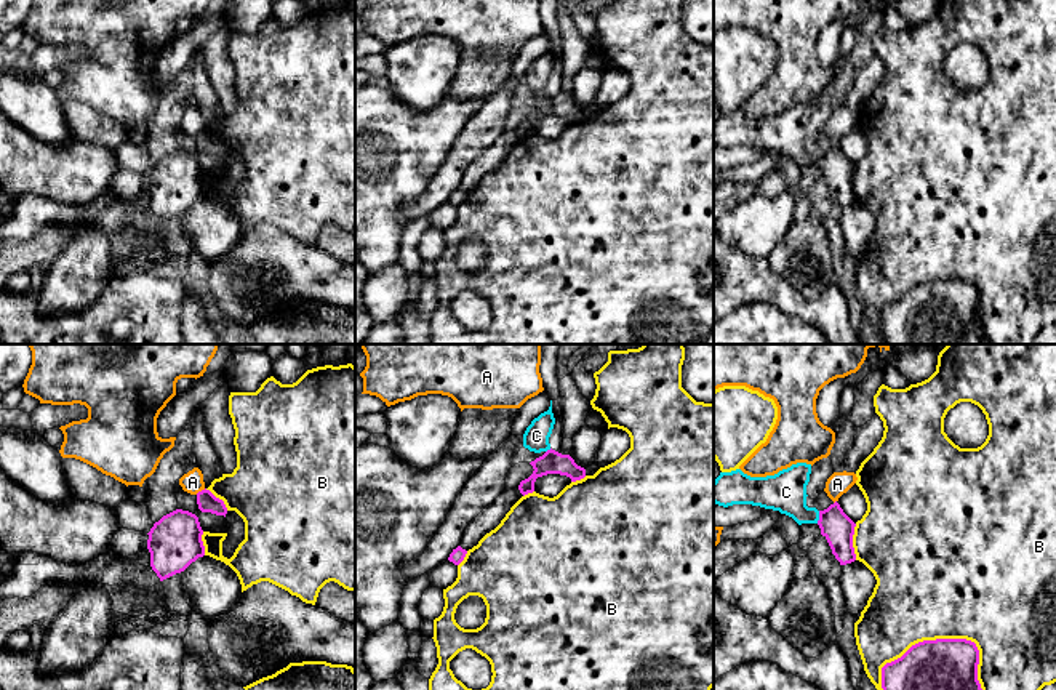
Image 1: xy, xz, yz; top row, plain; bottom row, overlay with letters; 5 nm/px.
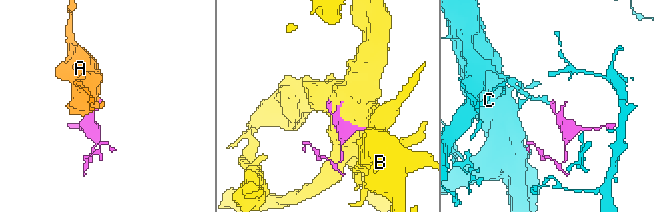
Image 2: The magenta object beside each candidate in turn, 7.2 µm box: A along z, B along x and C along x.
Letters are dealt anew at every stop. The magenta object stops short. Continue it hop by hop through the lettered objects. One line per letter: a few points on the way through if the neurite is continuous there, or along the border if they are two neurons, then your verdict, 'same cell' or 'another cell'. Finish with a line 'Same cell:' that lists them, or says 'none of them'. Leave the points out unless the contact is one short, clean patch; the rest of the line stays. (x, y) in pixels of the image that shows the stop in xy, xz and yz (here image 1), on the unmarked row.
A: border xy (205, 130), (196, 135); another cell
B: another cell
C: way yz (836, 167), (820, 159), (810, 157), (786, 133); same cell
Same cell: C

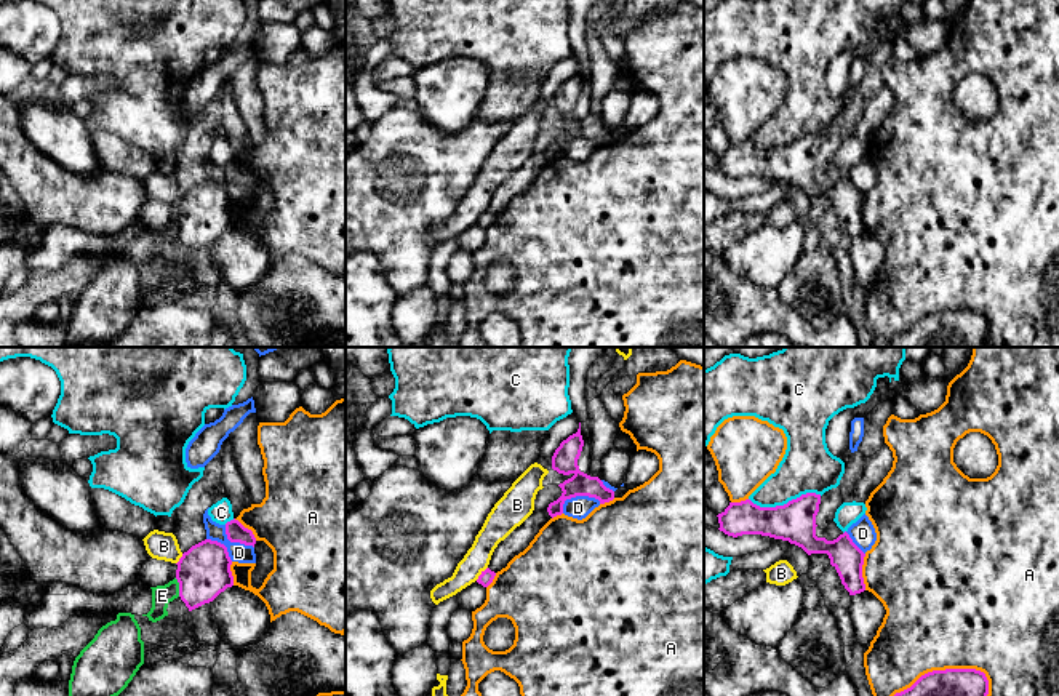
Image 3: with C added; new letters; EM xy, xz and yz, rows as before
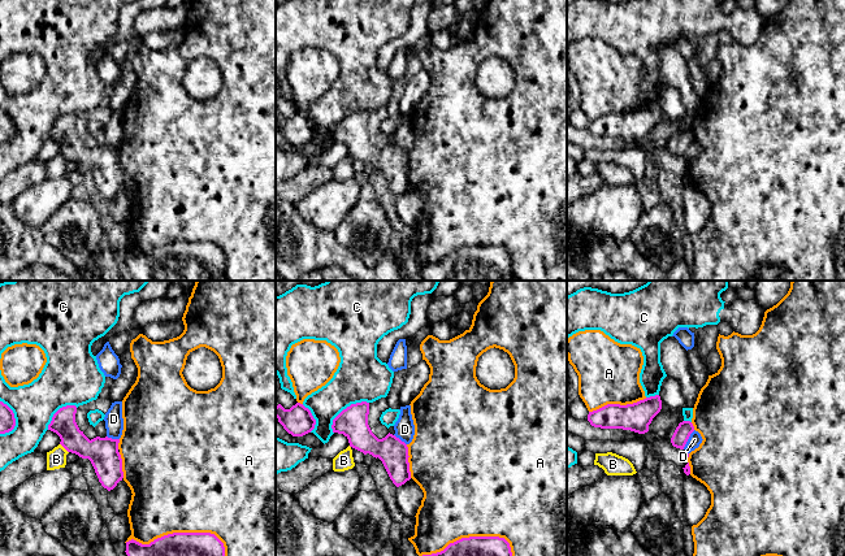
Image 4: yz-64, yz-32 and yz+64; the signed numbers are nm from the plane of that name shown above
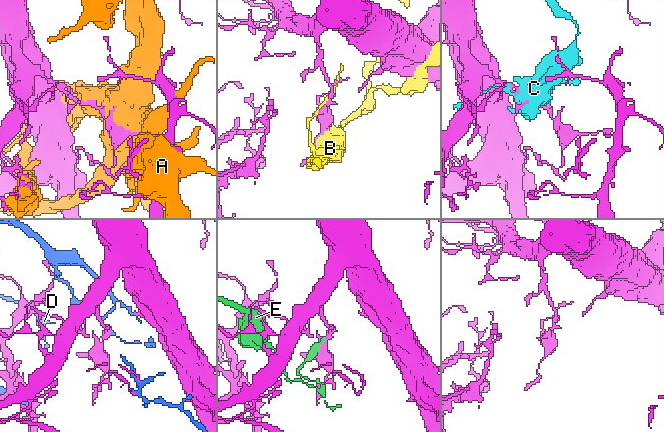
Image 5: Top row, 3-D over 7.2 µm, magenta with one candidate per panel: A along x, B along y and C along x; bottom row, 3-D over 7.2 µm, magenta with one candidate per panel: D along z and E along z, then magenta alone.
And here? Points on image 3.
A: another cell
B: another cell
C: another cell
D: another cell
E: another cell
Same cell: none of them

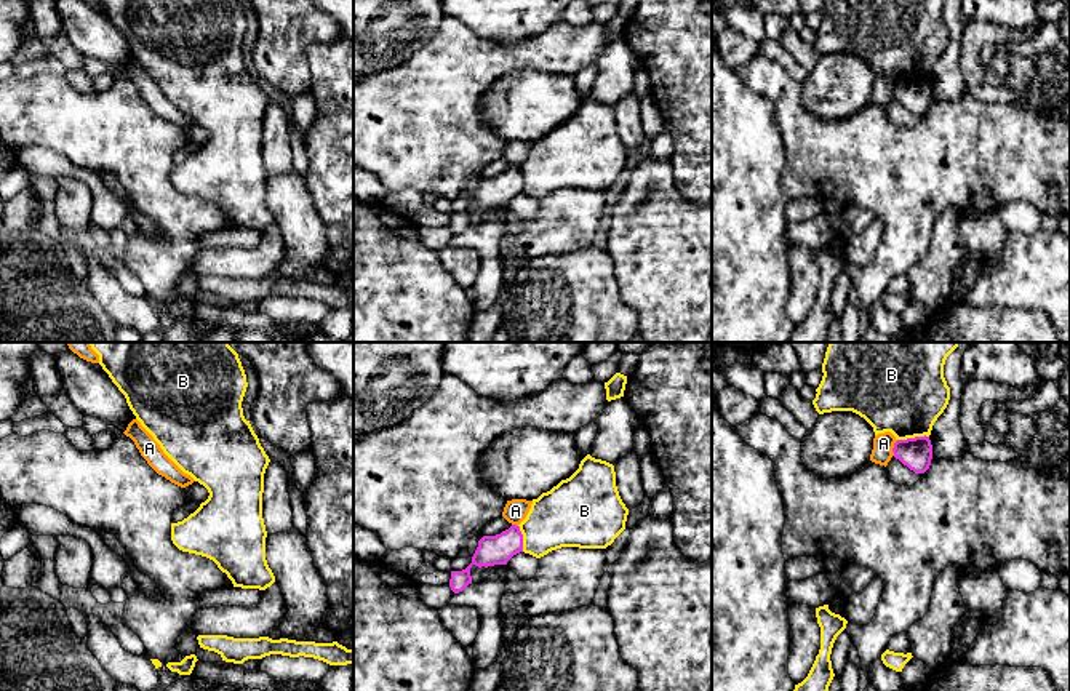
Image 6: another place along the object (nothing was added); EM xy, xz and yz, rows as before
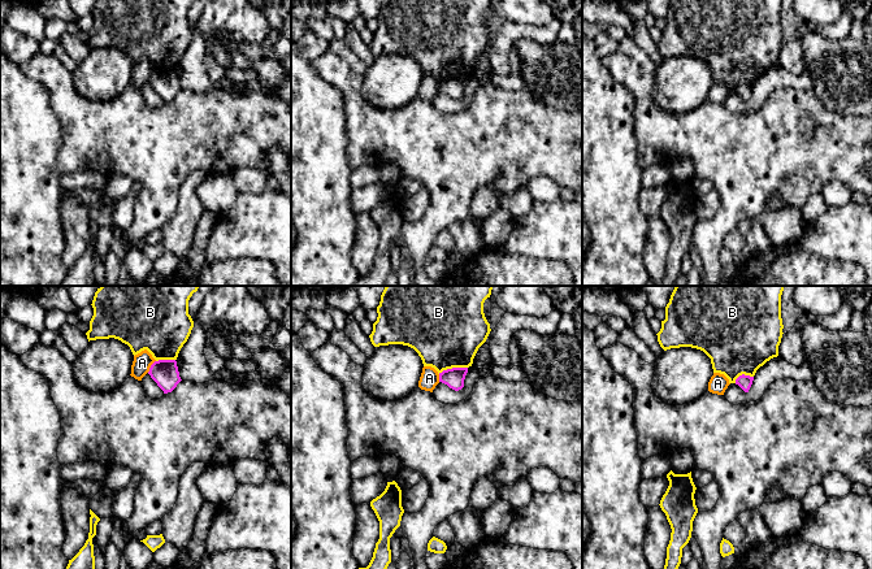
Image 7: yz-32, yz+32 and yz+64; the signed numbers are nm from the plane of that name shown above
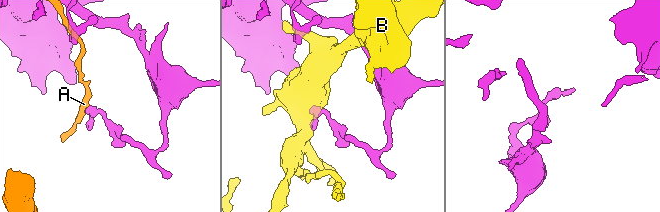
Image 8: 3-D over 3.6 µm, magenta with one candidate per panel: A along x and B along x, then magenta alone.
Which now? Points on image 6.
A: another cell
B: another cell
Same cell: none of them

